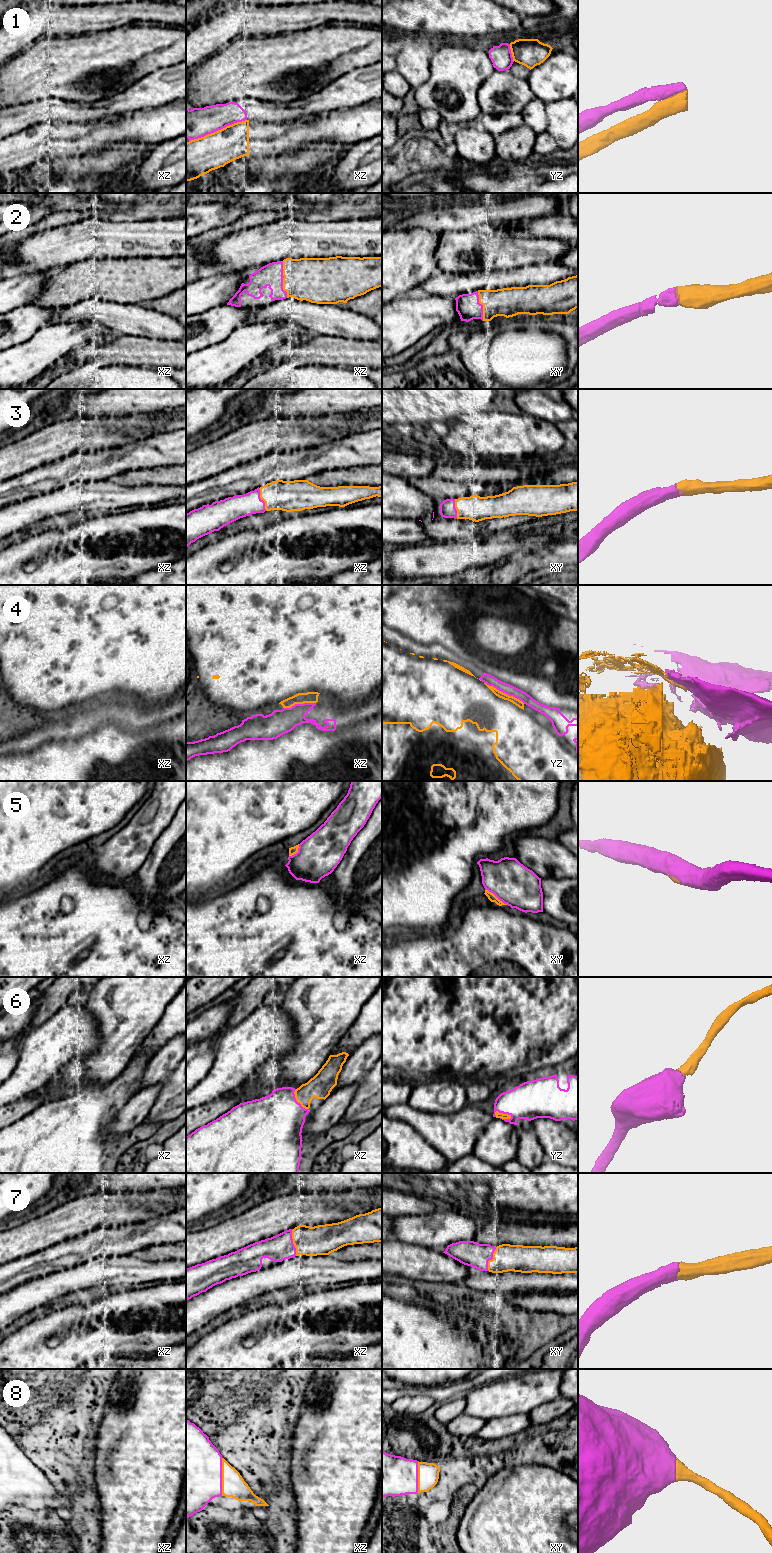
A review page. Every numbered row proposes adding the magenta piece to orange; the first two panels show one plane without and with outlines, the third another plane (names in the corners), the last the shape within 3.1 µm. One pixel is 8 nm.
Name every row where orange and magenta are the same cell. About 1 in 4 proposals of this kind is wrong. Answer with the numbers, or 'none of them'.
2, 3, 5, 6, 7, 8

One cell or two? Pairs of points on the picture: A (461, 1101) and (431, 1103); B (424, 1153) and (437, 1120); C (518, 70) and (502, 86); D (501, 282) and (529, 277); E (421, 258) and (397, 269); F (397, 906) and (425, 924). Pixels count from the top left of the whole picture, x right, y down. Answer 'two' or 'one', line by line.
A: one
B: two
C: two
D: one
E: one
F: one

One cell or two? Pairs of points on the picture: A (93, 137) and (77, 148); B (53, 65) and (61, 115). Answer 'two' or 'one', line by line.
A: one
B: two

